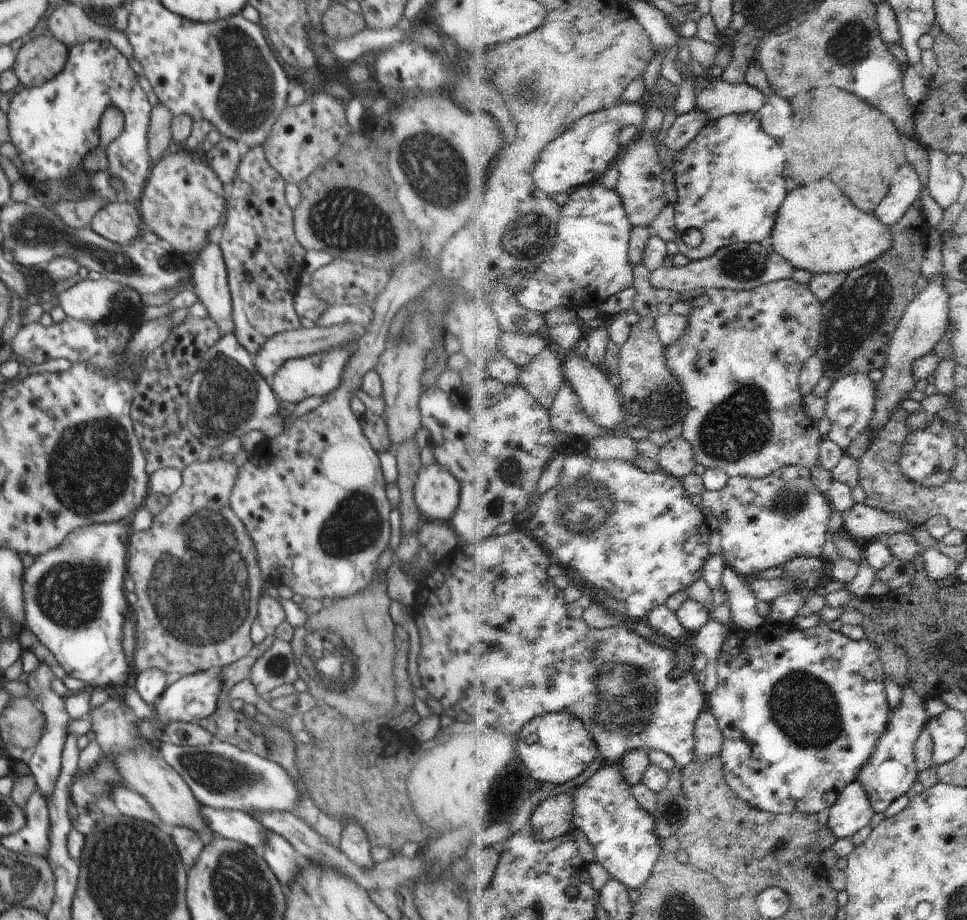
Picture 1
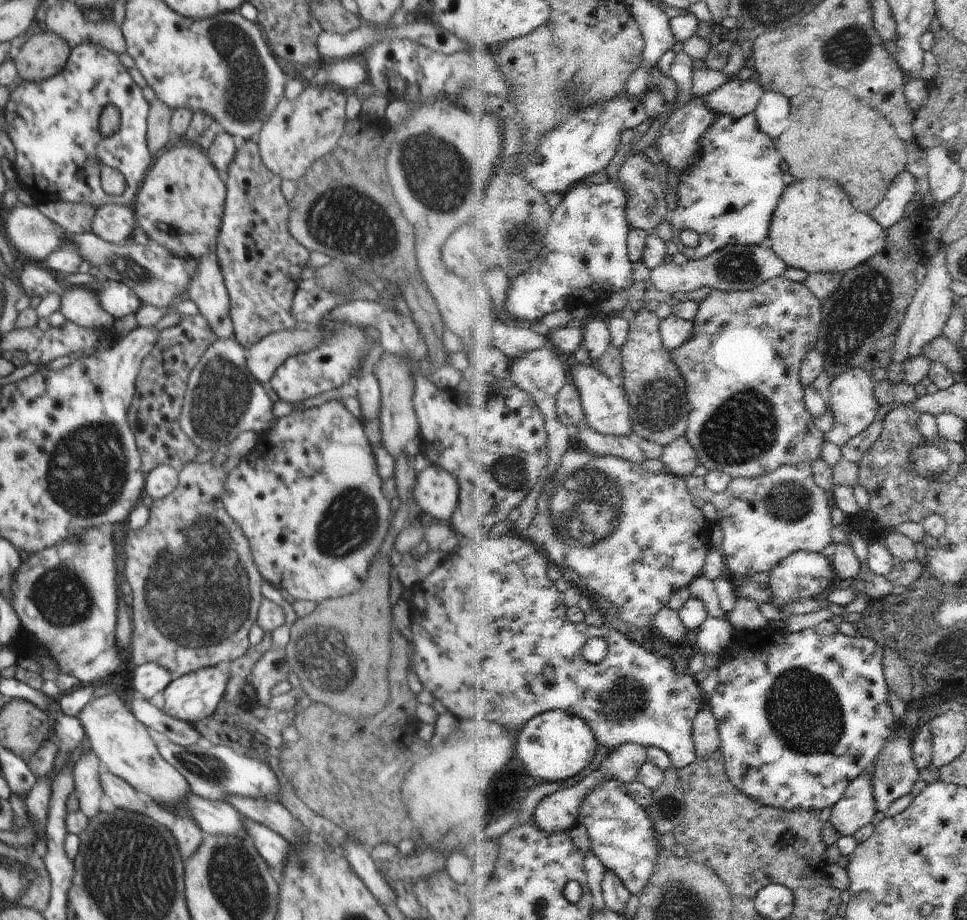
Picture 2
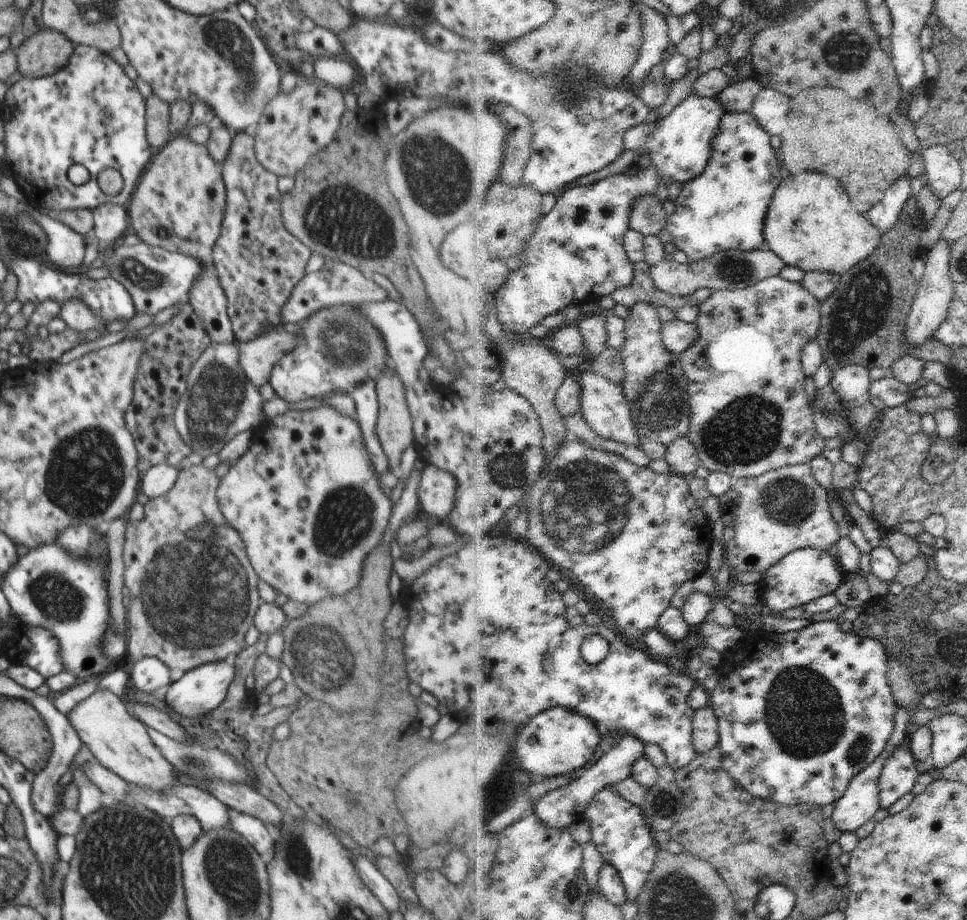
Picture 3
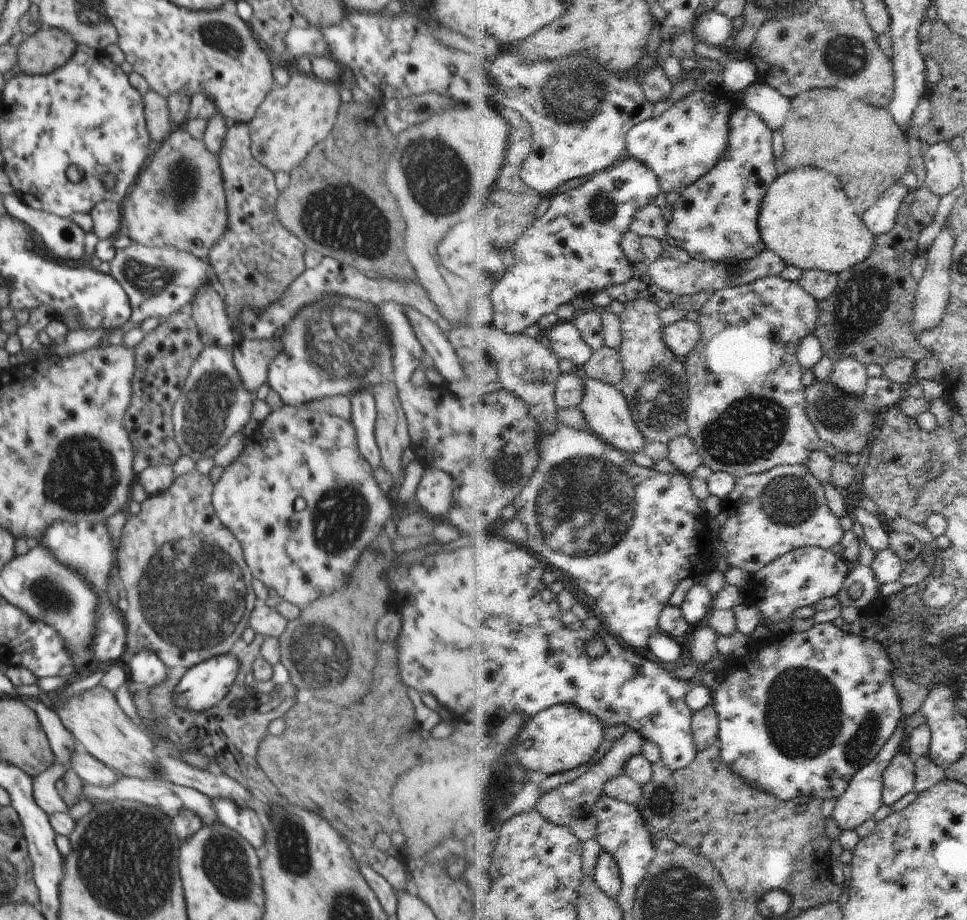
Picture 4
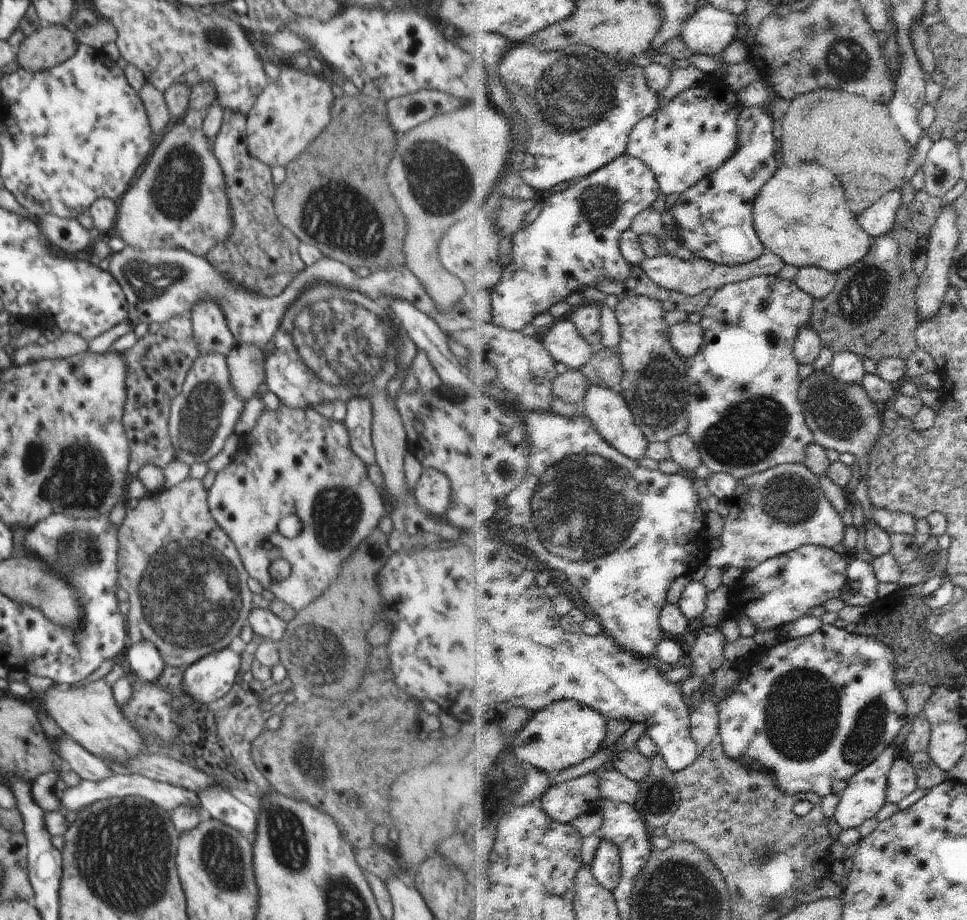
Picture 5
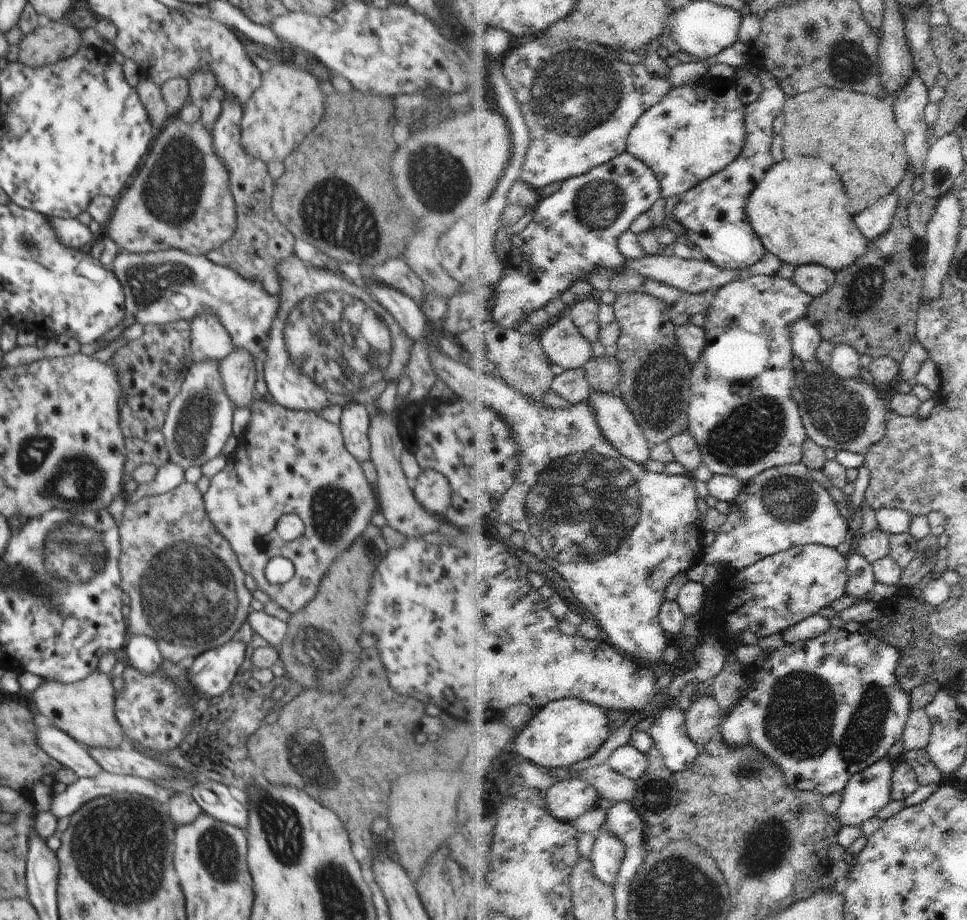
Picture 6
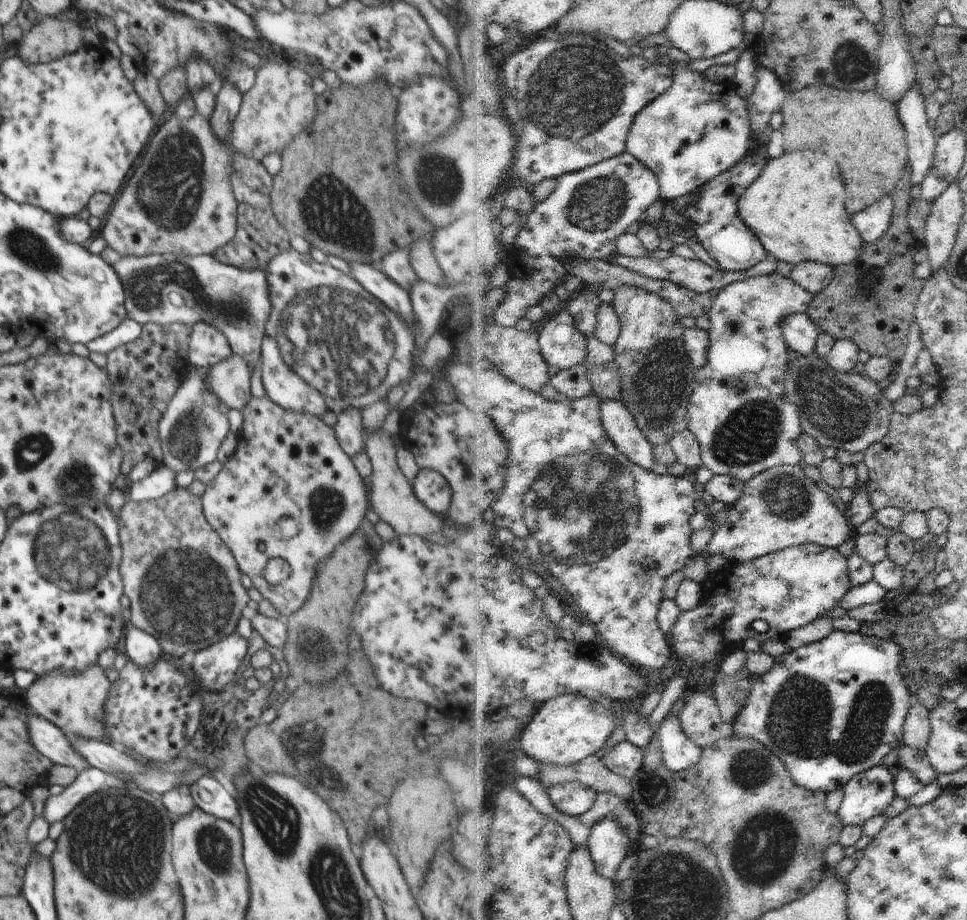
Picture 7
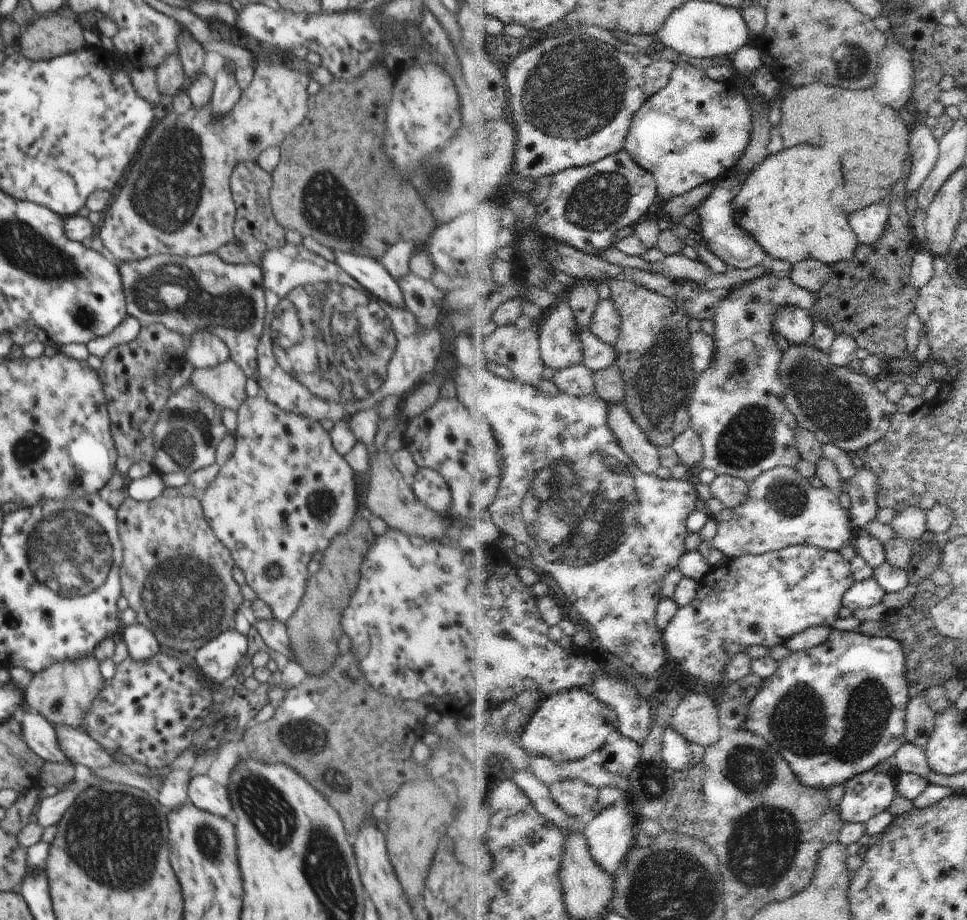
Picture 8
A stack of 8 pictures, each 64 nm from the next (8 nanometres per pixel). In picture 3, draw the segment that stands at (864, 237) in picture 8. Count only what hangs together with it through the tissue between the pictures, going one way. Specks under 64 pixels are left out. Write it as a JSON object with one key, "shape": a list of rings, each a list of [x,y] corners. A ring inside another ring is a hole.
{"shape":[[[908,174],[898,180],[896,184],[890,187],[884,200],[868,212],[867,216],[870,218],[870,222],[876,228],[880,228],[882,232],[891,231],[900,222],[900,218],[904,214],[904,208],[912,198],[911,178]]]}

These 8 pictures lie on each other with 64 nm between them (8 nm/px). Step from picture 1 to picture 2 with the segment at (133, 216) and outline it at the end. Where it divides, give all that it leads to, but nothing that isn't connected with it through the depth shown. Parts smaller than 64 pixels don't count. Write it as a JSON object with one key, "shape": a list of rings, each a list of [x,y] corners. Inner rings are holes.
{"shape":[[[124,204],[100,205],[94,215],[91,231],[106,242],[122,245],[137,231],[133,209]]]}

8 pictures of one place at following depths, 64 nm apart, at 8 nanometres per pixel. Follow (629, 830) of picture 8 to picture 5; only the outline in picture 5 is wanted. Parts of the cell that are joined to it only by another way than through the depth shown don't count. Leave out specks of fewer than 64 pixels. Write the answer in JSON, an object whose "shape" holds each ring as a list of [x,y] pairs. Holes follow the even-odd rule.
{"shape":[[[602,840],[592,867],[600,884],[615,892],[622,884],[622,848],[612,840]]]}

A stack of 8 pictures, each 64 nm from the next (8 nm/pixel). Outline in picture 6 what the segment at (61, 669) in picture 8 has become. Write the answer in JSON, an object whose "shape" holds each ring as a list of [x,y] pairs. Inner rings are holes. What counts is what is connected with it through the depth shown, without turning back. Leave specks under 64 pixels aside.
{"shape":[[[97,670],[90,676],[75,683],[62,684],[56,680],[44,679],[36,692],[31,692],[31,707],[38,718],[63,730],[70,738],[86,748],[131,747],[130,738],[124,734],[122,726],[114,714],[114,687],[111,677]]]}

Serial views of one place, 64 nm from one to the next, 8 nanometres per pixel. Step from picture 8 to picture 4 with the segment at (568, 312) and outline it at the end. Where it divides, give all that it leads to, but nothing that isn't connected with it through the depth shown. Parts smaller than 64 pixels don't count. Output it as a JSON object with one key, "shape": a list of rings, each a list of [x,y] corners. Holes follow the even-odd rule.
{"shape":[[[559,322],[549,334],[550,346],[559,360],[572,360],[577,370],[592,360],[594,349],[584,338],[575,322]]]}

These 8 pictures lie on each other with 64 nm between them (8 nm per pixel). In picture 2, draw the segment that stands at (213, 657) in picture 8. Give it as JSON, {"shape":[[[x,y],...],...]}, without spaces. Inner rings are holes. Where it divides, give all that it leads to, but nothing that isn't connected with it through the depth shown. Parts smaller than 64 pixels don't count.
{"shape":[[[223,665],[202,667],[196,672],[177,677],[163,690],[164,707],[162,712],[166,712],[168,716],[187,723],[196,723],[198,720],[214,714],[214,710],[220,704],[224,692],[226,692],[228,678],[230,678],[230,674]]]}

